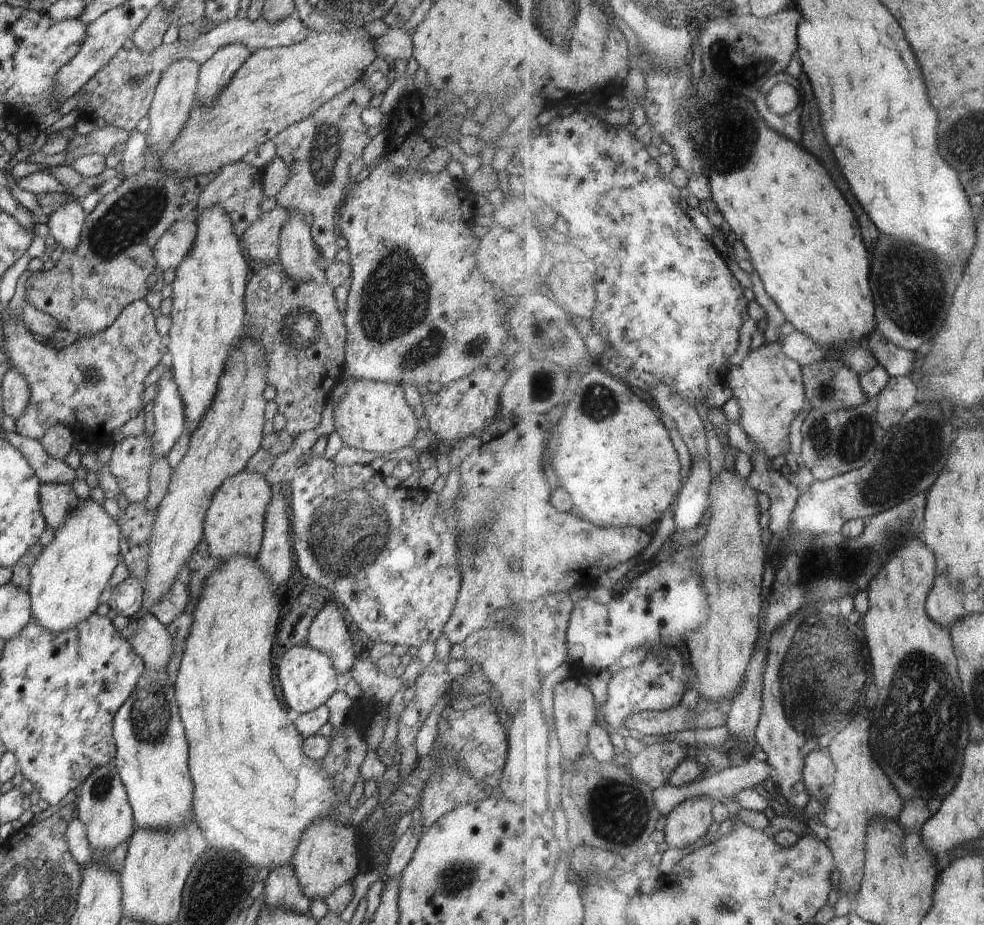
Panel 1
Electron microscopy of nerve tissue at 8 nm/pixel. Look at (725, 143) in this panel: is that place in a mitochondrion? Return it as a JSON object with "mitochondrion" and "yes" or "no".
{"mitochondrion":"yes"}

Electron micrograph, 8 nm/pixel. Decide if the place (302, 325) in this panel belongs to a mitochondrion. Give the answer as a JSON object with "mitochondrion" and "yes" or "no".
{"mitochondrion":"yes"}

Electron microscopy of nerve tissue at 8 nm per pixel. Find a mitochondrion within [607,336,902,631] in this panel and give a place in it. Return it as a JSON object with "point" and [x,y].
{"point":[821,564]}

